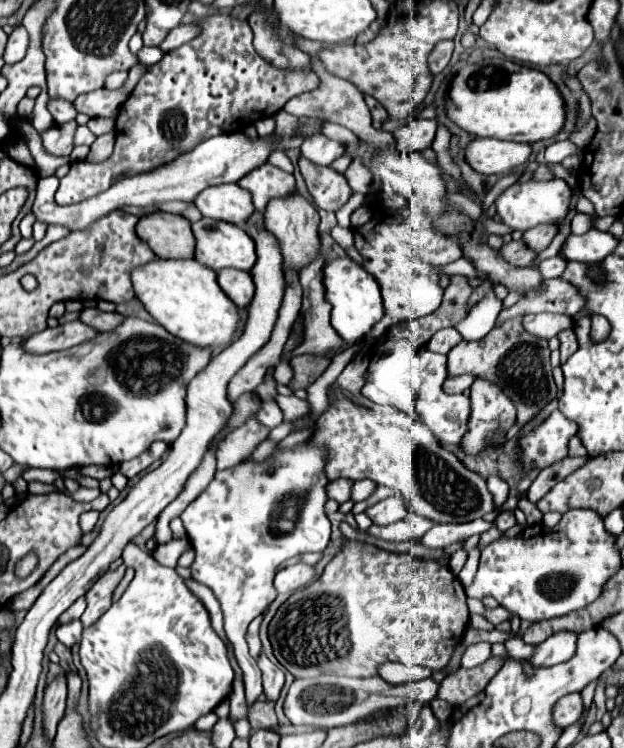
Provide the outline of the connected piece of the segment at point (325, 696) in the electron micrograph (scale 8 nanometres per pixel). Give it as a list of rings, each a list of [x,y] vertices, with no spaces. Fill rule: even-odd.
[[[321,674],[317,678],[295,680],[291,684],[287,698],[285,698],[285,716],[291,720],[291,724],[307,724],[307,726],[317,726],[317,728],[345,726],[349,722],[363,720],[377,710],[401,706],[403,702],[417,700],[417,702],[427,704],[431,698],[437,696],[437,690],[439,690],[439,682],[435,682],[433,678],[425,678],[415,684],[393,686],[389,682],[383,682],[379,676],[361,680],[361,678],[339,678],[333,674]],[[333,698],[335,702],[331,702]]]

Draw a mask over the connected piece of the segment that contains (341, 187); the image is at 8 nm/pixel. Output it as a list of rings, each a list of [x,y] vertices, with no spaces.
[[[303,156],[299,158],[299,168],[307,182],[309,194],[319,208],[337,212],[349,200],[351,188],[341,172],[335,172],[331,166],[317,166]]]

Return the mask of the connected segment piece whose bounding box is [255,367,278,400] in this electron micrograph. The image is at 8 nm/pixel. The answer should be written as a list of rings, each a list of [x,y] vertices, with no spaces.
[[[270,367],[267,370],[267,374],[265,376],[265,382],[259,385],[257,387],[257,390],[255,390],[255,394],[260,396],[259,399],[261,400],[275,399],[275,396],[277,396],[278,394],[276,389],[276,382],[272,375],[273,371],[274,371],[274,367]]]

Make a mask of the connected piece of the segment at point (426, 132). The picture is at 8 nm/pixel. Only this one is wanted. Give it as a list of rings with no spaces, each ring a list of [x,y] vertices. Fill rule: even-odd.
[[[413,118],[405,126],[397,128],[393,132],[395,142],[401,152],[411,154],[411,152],[421,152],[431,146],[435,138],[437,122],[435,120],[425,120],[425,118]]]

